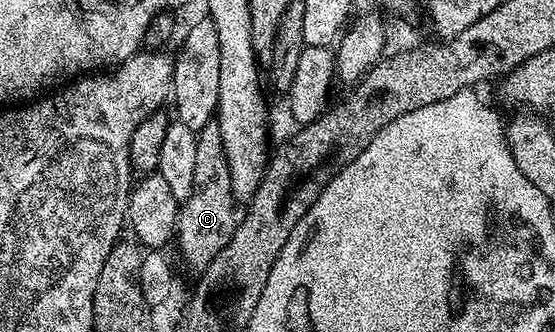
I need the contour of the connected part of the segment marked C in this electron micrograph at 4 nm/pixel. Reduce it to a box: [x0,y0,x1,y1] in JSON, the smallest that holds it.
[177,120,237,272]

